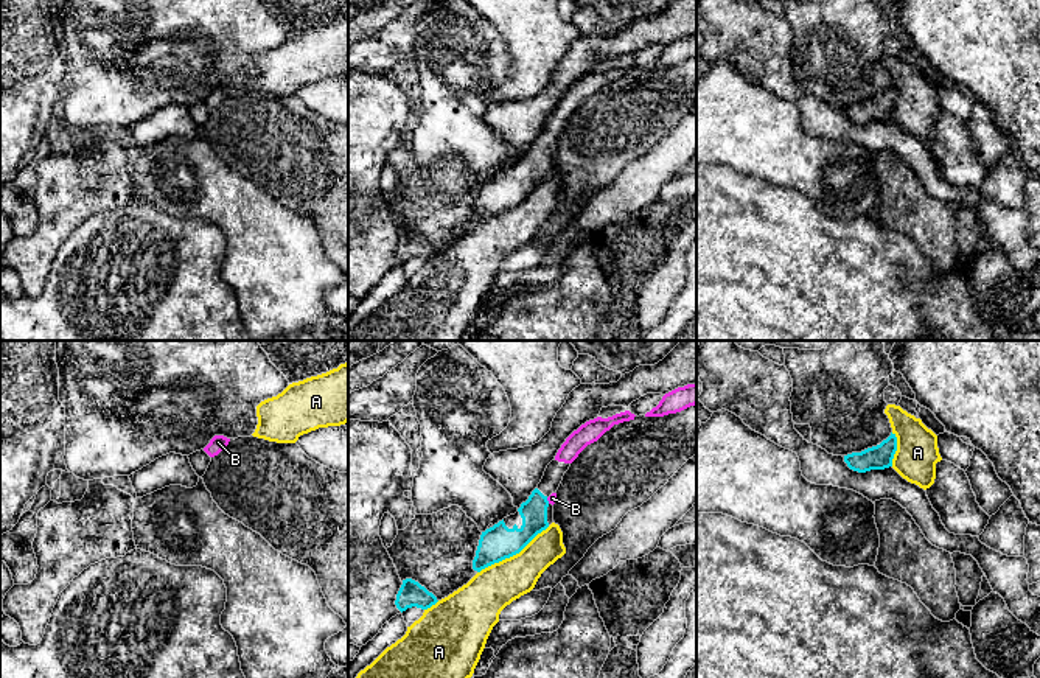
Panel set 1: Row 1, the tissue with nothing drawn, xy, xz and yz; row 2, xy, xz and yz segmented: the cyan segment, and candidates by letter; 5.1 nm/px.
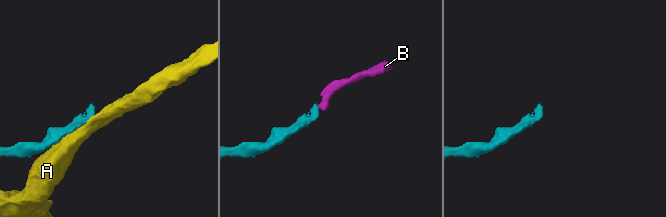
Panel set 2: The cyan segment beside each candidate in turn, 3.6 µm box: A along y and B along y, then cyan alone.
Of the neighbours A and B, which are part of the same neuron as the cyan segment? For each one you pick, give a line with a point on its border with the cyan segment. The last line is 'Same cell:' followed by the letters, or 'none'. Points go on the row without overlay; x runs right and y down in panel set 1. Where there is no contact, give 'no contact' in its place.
B: meets cyan in xz at (547, 153)
Same cell: B

